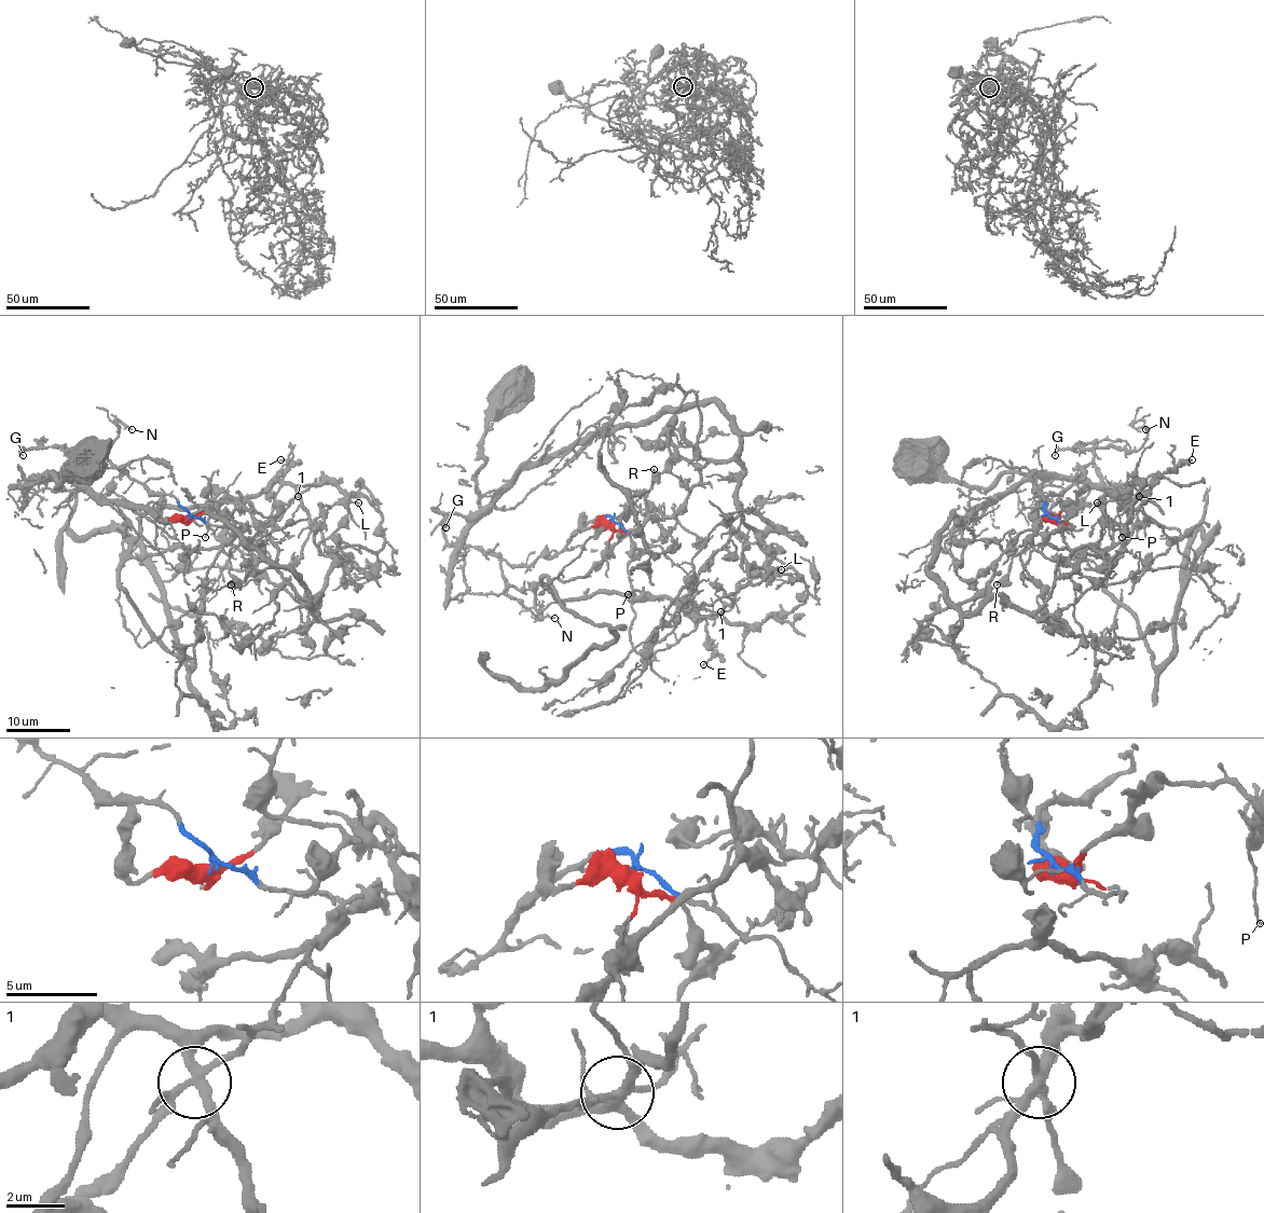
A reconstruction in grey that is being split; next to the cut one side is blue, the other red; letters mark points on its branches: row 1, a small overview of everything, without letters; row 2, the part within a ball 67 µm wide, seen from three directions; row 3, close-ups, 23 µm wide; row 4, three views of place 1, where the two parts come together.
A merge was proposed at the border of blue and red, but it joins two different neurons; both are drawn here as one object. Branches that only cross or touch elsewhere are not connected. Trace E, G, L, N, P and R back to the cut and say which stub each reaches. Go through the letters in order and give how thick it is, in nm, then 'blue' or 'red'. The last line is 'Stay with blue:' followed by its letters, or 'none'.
E: 170 nm thick; red
G: 170 nm thick; blue
L: 200 nm thick; red
N: 200 nm thick; blue
P: 140 nm thick; red
R: 200 nm thick; red
Stay with blue: G, N

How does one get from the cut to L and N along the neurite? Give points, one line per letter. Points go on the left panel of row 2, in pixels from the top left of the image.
L: (189, 518), (216, 497), (204, 487), (213, 504), (275, 481), (294, 488), (312, 523), (337, 504), (358, 504)
N: (189, 518), (176, 498), (153, 495), (101, 452), (78, 449), (104, 451), (114, 442), (122, 425), (132, 429)

